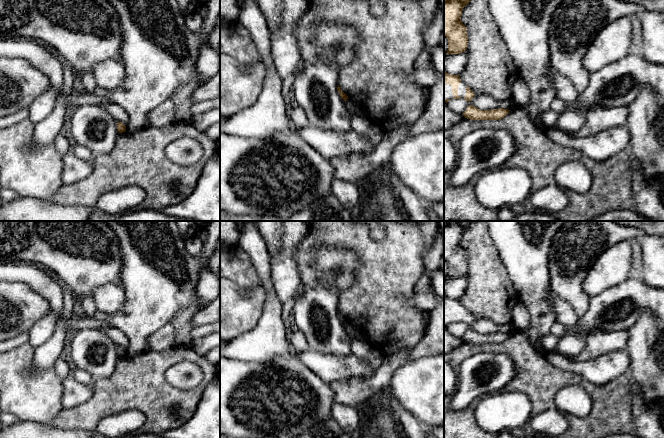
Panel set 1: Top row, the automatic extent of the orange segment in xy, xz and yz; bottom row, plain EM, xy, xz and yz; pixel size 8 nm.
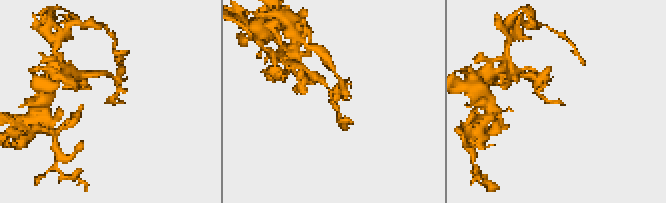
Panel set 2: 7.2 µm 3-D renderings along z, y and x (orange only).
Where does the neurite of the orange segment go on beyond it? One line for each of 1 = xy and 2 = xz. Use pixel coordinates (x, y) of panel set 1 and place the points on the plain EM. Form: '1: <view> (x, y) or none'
1: none
2: none

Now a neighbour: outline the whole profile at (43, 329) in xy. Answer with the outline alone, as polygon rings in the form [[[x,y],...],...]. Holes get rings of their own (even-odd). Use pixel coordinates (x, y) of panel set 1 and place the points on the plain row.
[[[51,309],[47,315],[39,319],[29,330],[29,343],[35,348],[48,341],[55,329],[58,315]]]

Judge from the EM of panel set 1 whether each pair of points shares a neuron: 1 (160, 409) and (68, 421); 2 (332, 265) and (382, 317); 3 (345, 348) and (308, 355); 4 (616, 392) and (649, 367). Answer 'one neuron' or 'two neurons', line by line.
1: one neuron
2: two neurons
3: two neurons
4: two neurons

